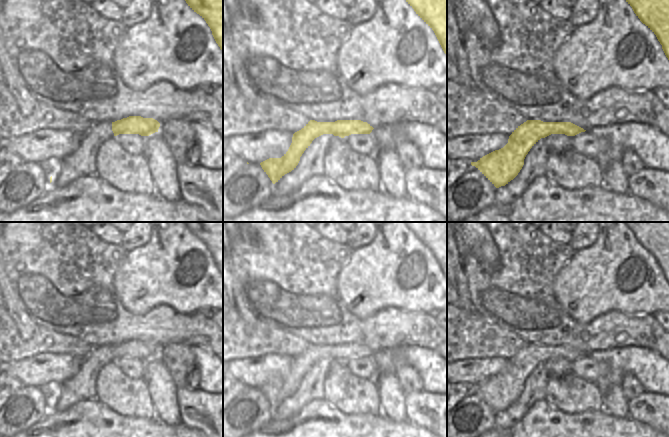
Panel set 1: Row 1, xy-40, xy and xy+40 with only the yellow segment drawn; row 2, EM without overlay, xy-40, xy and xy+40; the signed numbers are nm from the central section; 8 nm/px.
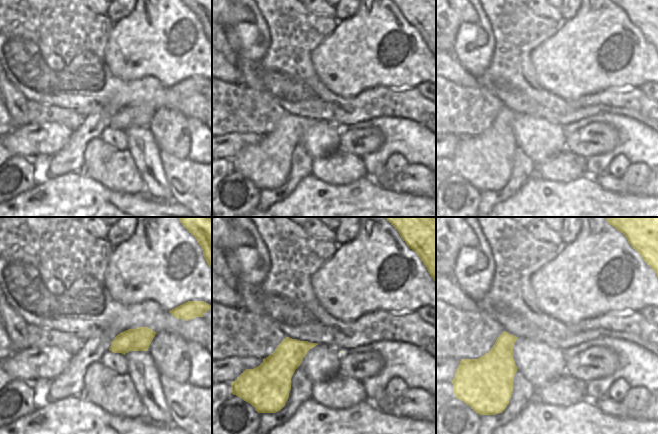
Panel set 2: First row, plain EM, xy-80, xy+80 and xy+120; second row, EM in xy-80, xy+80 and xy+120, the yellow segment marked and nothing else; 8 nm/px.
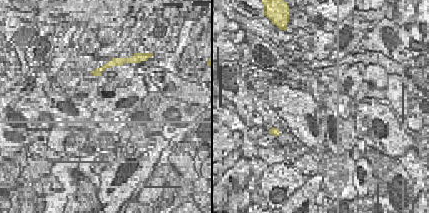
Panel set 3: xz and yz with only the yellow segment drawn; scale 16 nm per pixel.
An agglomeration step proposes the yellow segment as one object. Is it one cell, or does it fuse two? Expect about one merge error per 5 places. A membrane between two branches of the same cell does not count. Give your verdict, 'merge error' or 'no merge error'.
no merge error

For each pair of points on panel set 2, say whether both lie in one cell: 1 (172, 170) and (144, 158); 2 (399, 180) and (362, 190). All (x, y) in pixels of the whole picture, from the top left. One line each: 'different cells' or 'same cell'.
1: different cells
2: different cells

